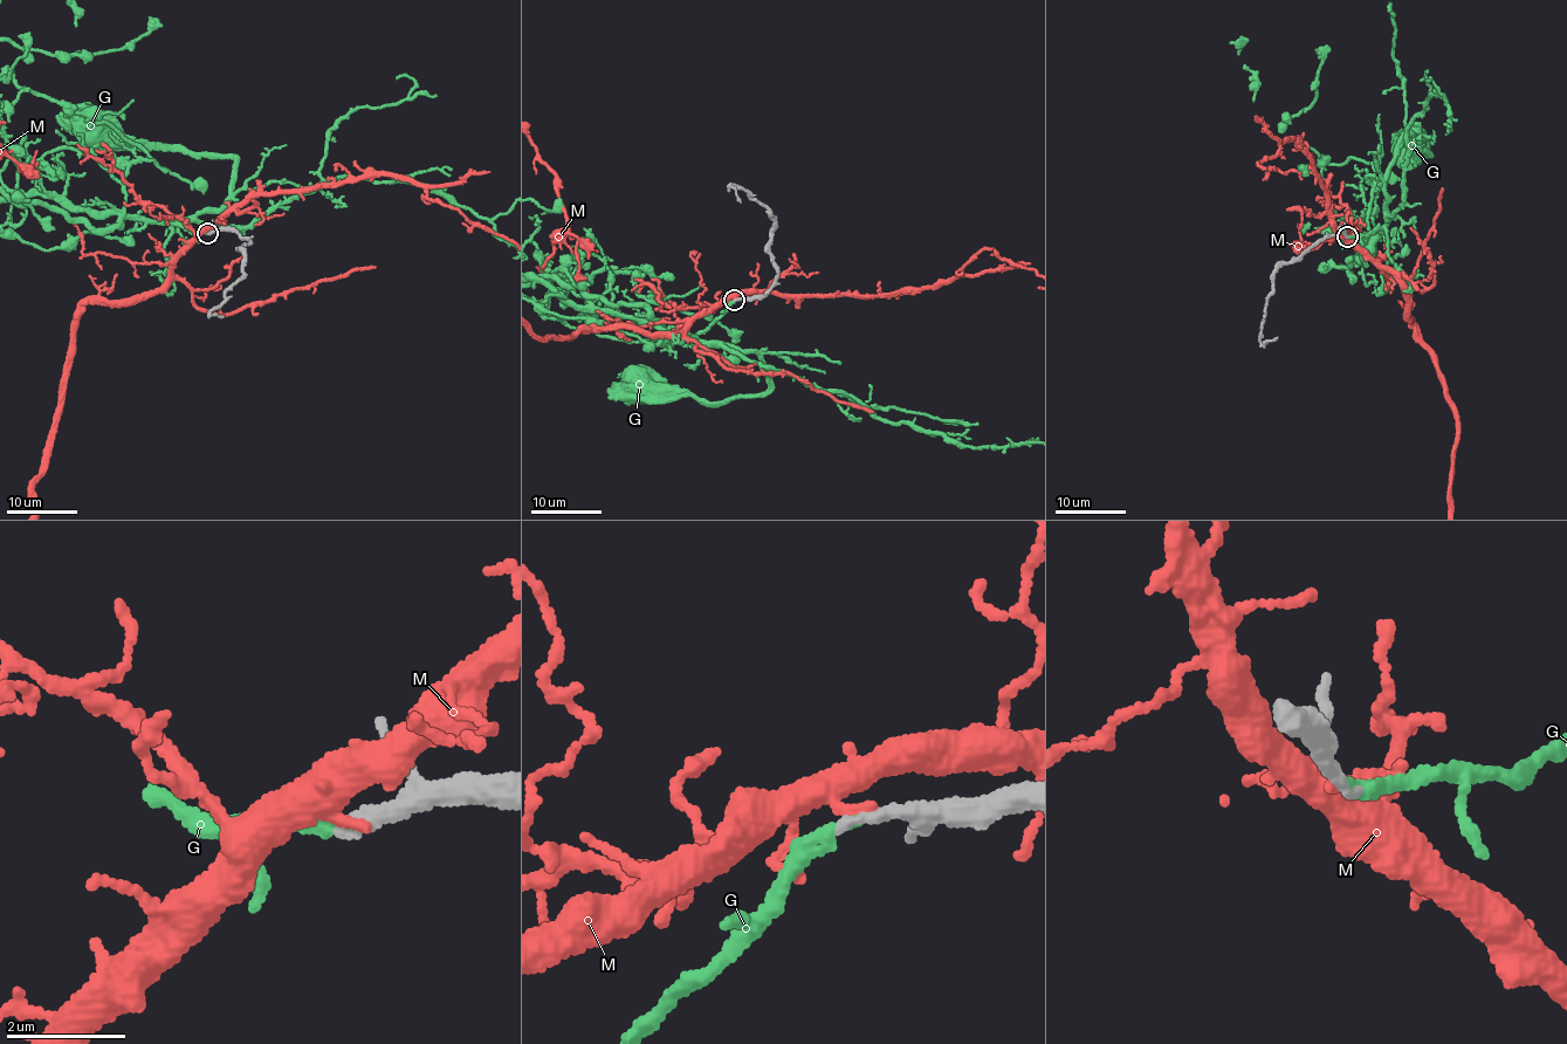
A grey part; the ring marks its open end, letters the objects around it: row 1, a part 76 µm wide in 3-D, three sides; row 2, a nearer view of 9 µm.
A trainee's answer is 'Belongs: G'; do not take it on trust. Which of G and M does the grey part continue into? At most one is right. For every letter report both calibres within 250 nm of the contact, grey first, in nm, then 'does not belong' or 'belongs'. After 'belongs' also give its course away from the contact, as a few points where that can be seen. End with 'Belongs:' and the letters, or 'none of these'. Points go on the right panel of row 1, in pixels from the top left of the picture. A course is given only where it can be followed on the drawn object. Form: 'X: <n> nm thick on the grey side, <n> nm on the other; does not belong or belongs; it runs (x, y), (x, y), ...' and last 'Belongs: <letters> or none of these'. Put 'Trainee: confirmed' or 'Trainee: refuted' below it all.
G: 240 nm thick on the grey side, 190 nm on the other; belongs; it runs (1347, 237), (1383, 227), (1386, 170), (1409, 135), (1424, 143), (1418, 144), (1422, 151), (1418, 153), (1410, 150)
M: 220 nm thick on the grey side, 220 nm on the other; does not belong
Belongs: G
Trainee: confirmed

